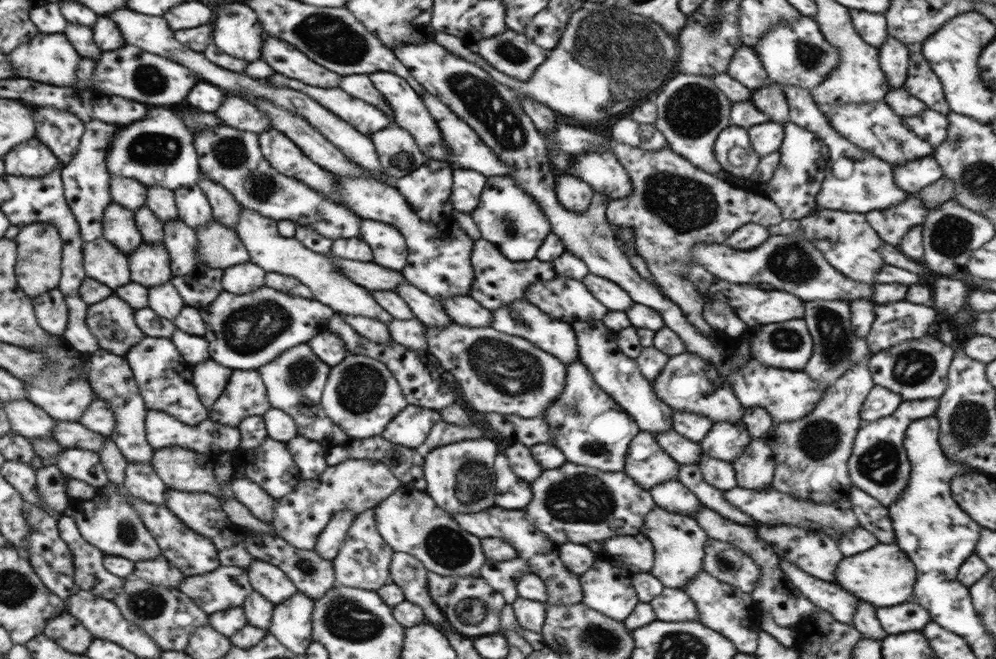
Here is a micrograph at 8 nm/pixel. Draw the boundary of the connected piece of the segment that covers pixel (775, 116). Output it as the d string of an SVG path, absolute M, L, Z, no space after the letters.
M770 83L764 88L752 91L751 100L760 112L772 118L770 122L784 125L789 121L789 106L779 83Z

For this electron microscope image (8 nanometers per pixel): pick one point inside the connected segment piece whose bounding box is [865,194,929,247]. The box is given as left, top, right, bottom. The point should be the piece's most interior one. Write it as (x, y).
(892, 224)

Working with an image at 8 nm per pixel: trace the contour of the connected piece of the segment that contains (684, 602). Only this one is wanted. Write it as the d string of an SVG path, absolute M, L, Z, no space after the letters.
M664 587L660 596L656 596L649 603L658 620L673 623L685 620L699 622L695 602L682 589Z

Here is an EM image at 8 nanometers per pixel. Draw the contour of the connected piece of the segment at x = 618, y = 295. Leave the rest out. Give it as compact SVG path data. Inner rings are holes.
M588 273L582 282L592 293L592 296L610 311L626 313L634 305L632 297L611 280Z

